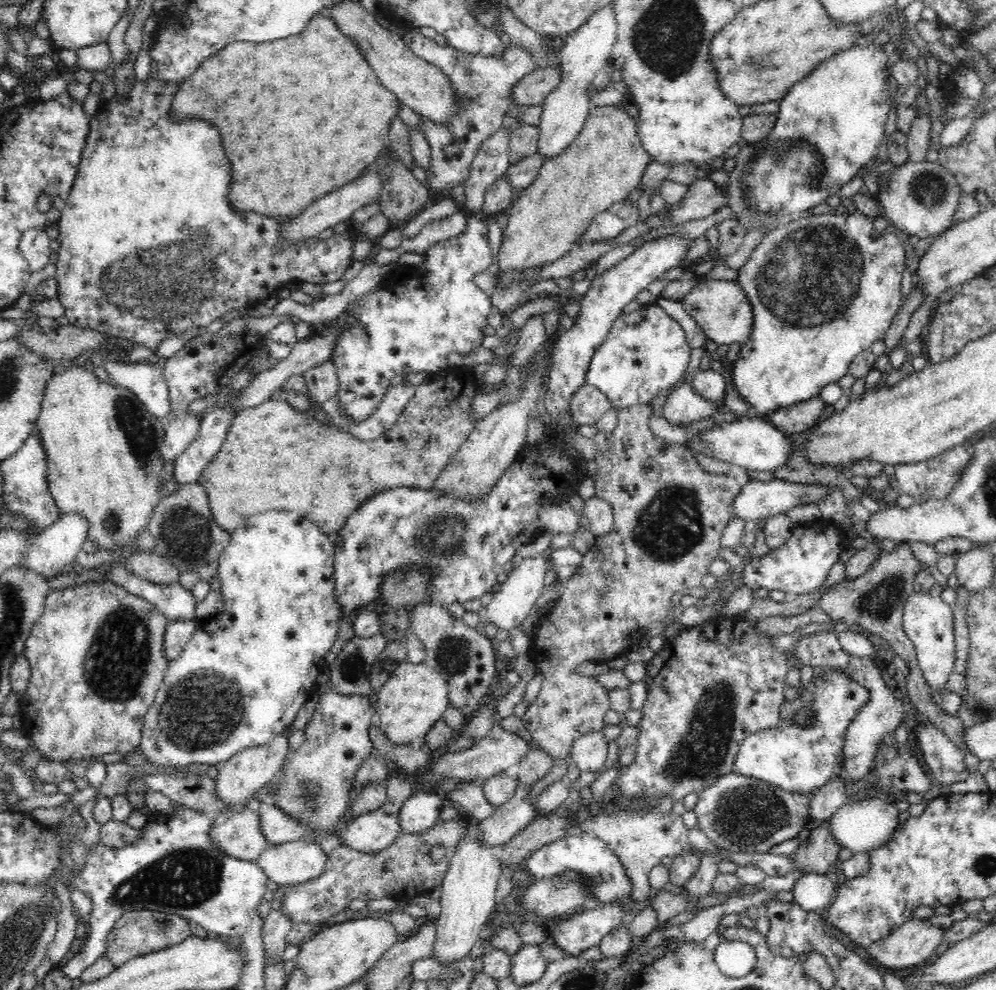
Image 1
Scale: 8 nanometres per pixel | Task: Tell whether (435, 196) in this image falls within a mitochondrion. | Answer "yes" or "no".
no

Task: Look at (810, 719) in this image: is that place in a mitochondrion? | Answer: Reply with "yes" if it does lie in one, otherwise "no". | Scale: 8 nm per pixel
no

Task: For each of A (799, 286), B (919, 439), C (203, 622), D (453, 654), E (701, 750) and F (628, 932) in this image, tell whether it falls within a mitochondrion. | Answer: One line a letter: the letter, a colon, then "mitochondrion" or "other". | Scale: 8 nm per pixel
A: mitochondrion
B: other
C: other
D: mitochondrion
E: mitochondrion
F: other

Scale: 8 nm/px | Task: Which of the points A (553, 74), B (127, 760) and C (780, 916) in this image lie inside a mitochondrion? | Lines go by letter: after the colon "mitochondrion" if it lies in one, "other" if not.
A: other
B: other
C: other

